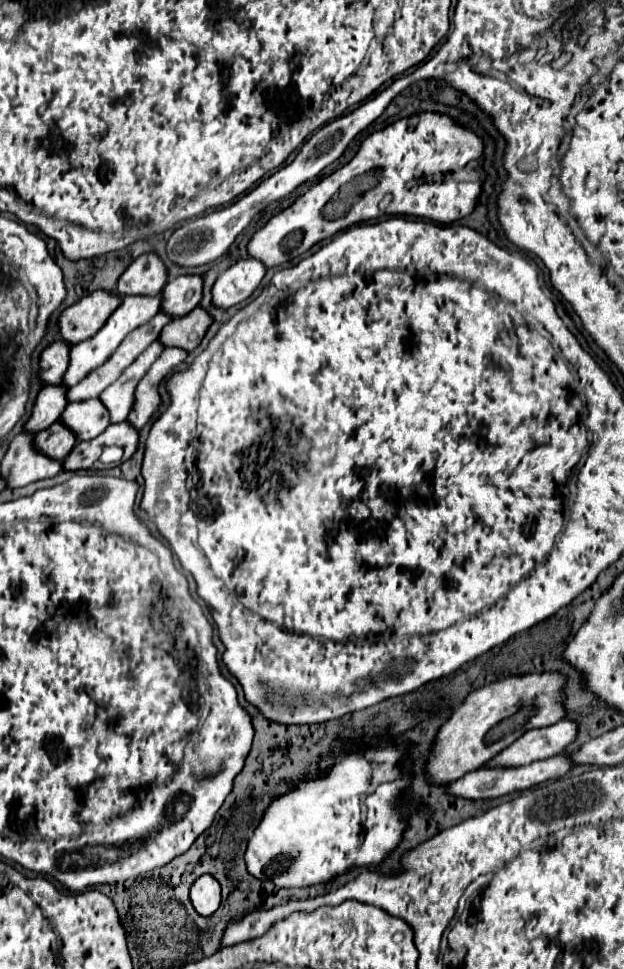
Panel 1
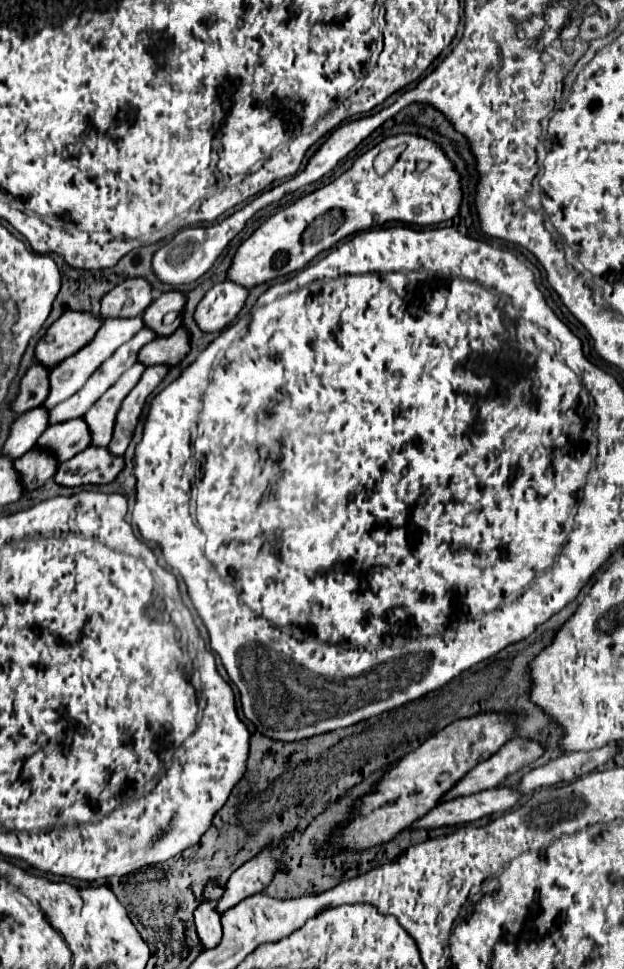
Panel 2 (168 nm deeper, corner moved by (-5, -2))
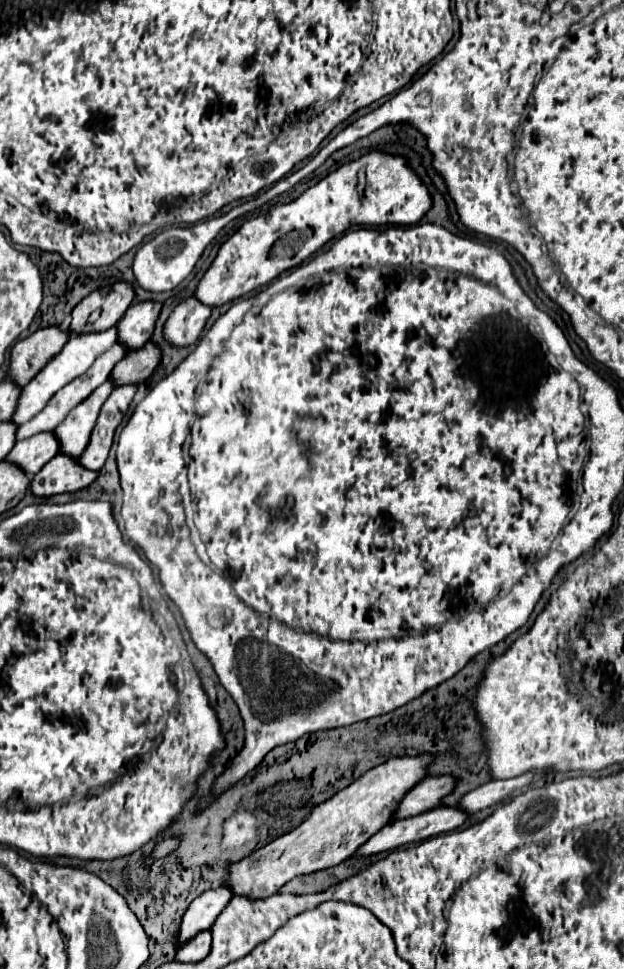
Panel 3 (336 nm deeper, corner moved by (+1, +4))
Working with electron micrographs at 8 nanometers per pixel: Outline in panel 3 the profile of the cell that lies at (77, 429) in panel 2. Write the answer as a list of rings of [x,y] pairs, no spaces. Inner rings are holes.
[[[41,432],[17,442],[5,460],[15,462],[27,474],[37,474],[43,468],[43,464],[47,464],[57,454],[59,440],[55,438],[55,432]]]

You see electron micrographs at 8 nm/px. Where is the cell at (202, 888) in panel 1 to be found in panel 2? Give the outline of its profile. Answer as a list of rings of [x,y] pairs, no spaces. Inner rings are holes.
[[[203,902],[199,904],[199,908],[195,910],[195,928],[197,928],[197,936],[203,944],[203,950],[215,948],[221,940],[221,922],[219,922],[219,914],[215,912],[211,902]]]

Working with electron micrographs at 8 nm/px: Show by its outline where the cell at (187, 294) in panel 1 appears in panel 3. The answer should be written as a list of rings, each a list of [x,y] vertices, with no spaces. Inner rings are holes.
[[[153,300],[131,304],[117,324],[119,342],[127,344],[127,348],[141,348],[145,342],[149,342],[161,308],[163,304]]]

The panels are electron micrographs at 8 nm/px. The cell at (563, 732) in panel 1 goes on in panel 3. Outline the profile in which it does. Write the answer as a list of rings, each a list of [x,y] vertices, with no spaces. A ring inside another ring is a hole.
[[[449,774],[443,776],[429,776],[415,790],[409,790],[399,806],[399,814],[395,818],[407,818],[421,814],[425,810],[431,810],[433,806],[439,806],[445,796],[449,796],[457,786],[457,780]]]

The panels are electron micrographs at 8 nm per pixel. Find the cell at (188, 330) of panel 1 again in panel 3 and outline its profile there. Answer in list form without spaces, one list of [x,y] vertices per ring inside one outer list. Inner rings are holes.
[[[147,342],[137,350],[129,350],[121,362],[115,364],[111,378],[115,384],[139,384],[147,380],[161,362],[161,348],[155,342]]]

